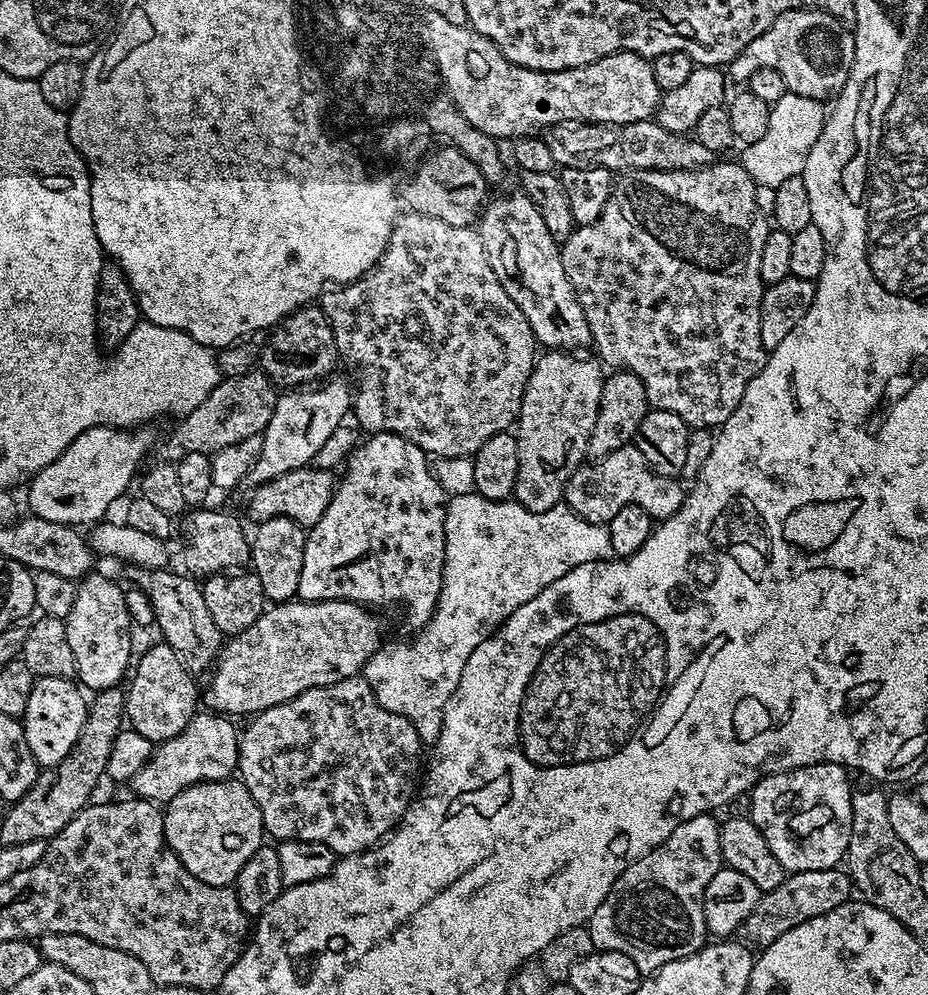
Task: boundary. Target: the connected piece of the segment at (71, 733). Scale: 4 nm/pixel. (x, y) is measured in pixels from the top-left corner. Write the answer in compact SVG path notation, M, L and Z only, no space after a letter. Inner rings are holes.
M45 676L39 677L34 690L30 690L30 702L26 702L22 723L26 746L30 746L30 754L34 754L41 769L55 768L56 764L71 754L79 734L82 733L90 705L86 698L84 701L83 694L85 695L72 680Z

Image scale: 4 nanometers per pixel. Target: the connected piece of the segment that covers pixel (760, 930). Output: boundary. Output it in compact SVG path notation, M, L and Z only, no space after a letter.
M835 867L810 872L789 873L772 891L761 895L758 904L751 911L749 918L743 924L741 937L752 946L764 947L777 941L787 930L802 922L816 918L819 914L829 913L838 906L847 903L854 892L851 877L845 869Z

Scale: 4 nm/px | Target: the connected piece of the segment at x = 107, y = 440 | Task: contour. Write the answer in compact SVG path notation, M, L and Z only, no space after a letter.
M141 426L131 430L127 428L91 428L82 434L72 437L64 446L64 453L50 466L37 472L30 481L28 496L32 499L31 515L46 518L46 522L59 524L95 525L103 521L112 508L112 503L127 490L133 487L140 463L144 455L157 443L153 429Z

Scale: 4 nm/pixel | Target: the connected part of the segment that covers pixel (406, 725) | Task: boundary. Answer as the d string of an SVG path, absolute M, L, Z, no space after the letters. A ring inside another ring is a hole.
M363 675L351 676L330 686L311 688L295 698L287 700L286 703L280 703L278 706L257 713L247 724L249 725L245 732L243 729L240 736L237 769L241 783L244 783L250 790L251 797L254 798L255 805L258 806L259 813L262 814L267 835L276 837L274 839L277 841L306 841L311 844L330 846L332 852L338 856L359 855L365 849L375 847L384 836L391 832L392 828L399 823L400 818L404 816L405 810L414 798L422 768L424 745L418 738L417 730L408 719L381 706Z

